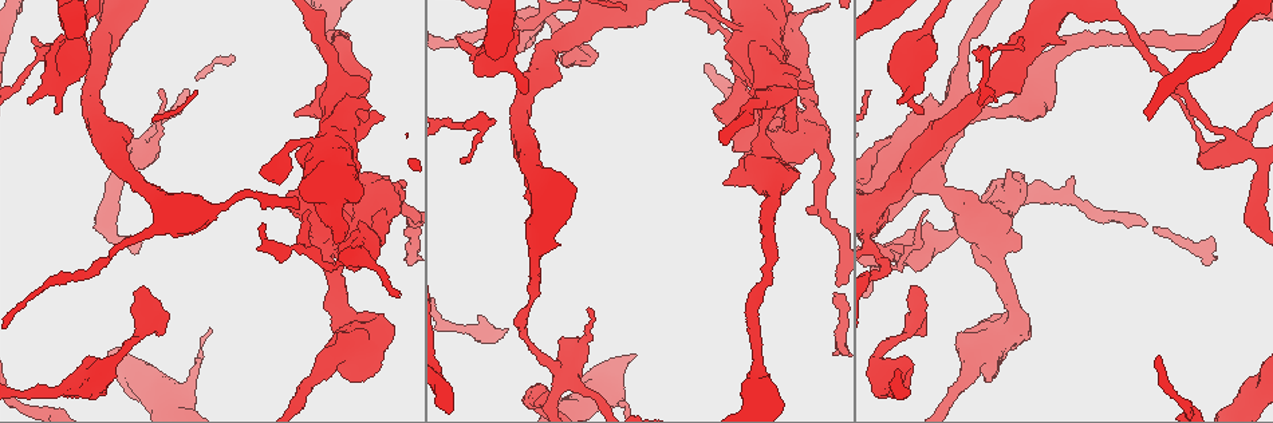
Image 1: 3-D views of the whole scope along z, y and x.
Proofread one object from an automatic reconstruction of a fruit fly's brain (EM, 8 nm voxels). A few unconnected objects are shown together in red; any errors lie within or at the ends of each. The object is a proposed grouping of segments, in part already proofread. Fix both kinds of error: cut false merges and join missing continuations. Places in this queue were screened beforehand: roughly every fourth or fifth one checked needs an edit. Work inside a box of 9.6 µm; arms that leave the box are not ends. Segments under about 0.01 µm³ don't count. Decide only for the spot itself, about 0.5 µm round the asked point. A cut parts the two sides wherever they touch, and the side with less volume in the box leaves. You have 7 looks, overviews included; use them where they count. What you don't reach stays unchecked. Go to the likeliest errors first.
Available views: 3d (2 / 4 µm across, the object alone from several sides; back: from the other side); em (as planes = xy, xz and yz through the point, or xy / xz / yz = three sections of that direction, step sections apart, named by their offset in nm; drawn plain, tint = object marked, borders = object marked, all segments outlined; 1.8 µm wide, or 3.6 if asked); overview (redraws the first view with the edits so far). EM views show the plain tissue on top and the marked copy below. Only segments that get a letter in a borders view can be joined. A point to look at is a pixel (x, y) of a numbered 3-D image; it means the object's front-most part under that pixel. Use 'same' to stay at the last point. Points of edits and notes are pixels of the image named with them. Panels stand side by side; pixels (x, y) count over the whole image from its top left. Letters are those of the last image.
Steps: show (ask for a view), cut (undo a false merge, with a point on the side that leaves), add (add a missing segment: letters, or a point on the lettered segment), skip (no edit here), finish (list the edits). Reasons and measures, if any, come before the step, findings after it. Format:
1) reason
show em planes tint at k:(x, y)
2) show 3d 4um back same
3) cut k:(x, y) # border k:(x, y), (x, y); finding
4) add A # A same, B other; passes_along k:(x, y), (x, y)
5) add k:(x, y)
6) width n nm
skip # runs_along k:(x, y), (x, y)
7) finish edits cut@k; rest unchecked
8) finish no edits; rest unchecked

free end
show 3d 2um at 1:(567, 53)

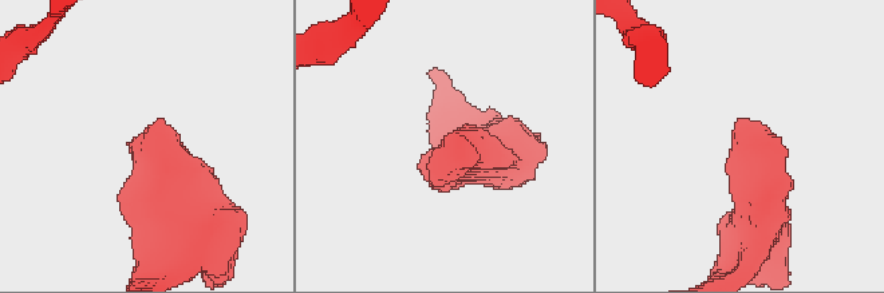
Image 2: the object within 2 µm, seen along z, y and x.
show em planes borders at 2:(162, 120)

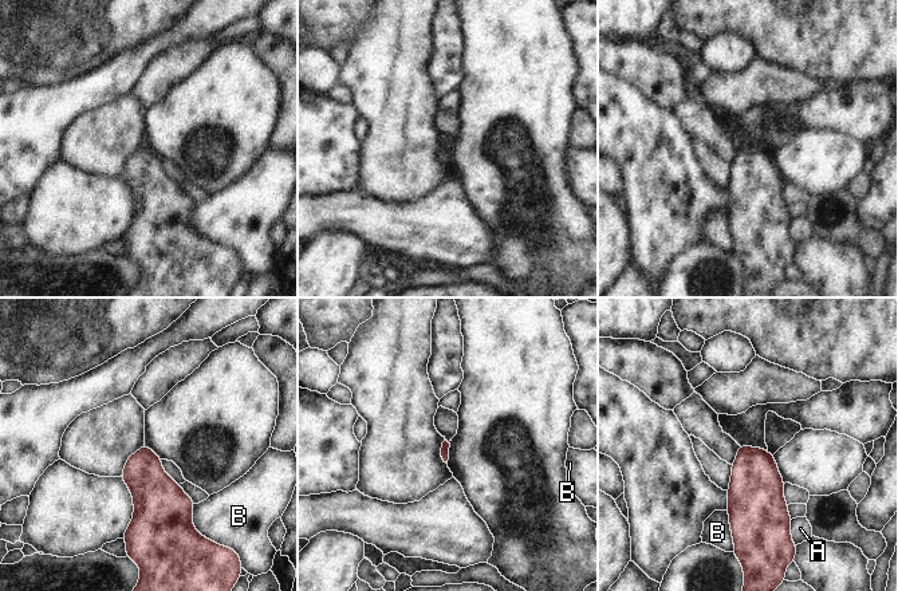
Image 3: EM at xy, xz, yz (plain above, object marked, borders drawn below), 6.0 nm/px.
skip # A other, B other; no lettered segment goes on from it

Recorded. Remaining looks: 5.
free end
show 3d 4um at 1:(1155, 228)

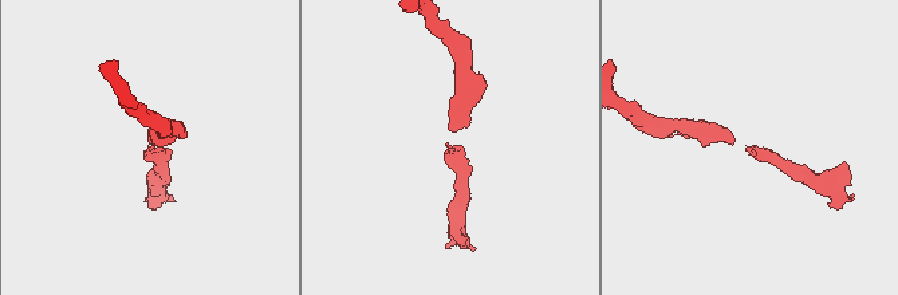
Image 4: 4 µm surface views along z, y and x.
show em planes borders at 4:(148, 151)

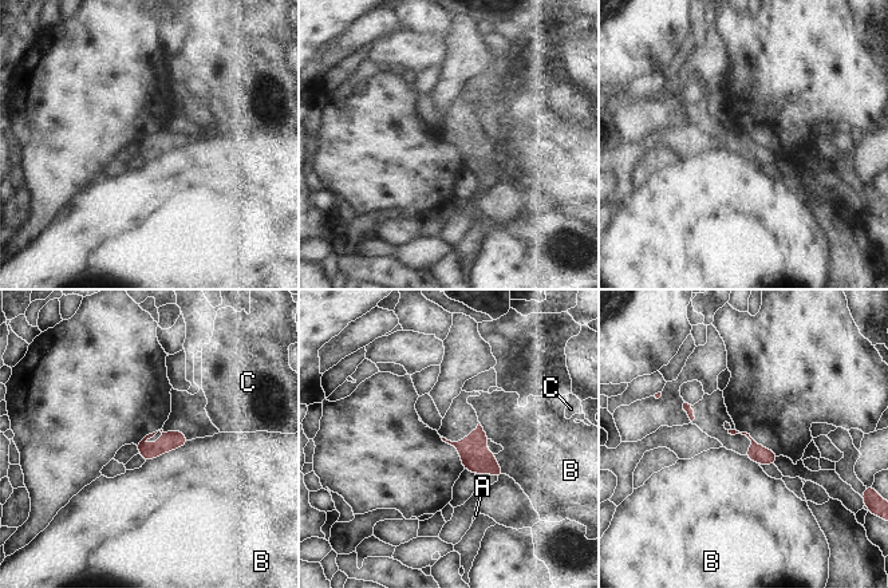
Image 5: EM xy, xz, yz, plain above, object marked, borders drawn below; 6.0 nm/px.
skip # A other, B other, C other; border 5:(189, 441), (145, 462); none of them fits

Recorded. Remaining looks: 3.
closes a loop
show 3d 4um at 1:(372, 204)

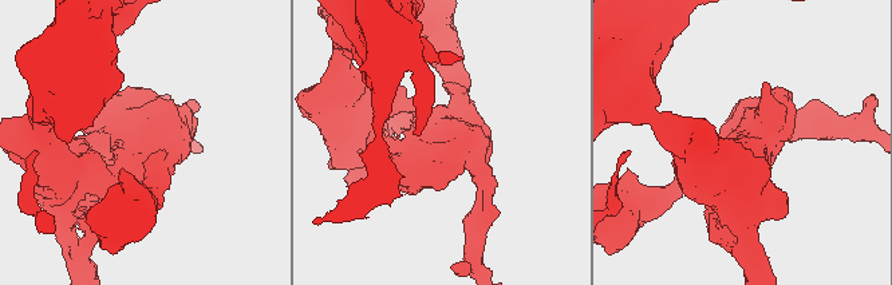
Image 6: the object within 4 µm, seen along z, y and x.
need the tissue
show em 3.6um xz step 4 tint at 6:(440, 147)

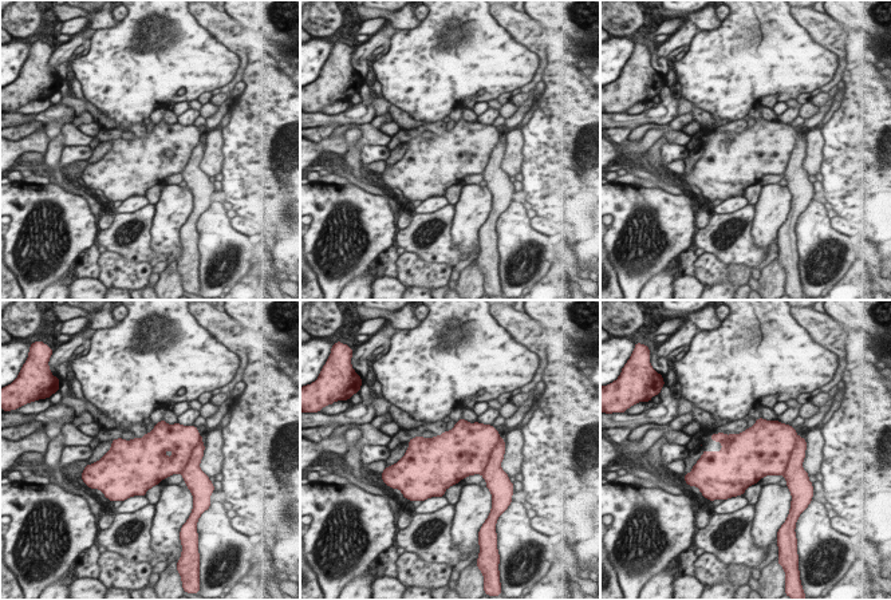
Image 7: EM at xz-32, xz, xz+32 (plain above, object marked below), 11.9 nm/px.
show em 3.6um planes borders same

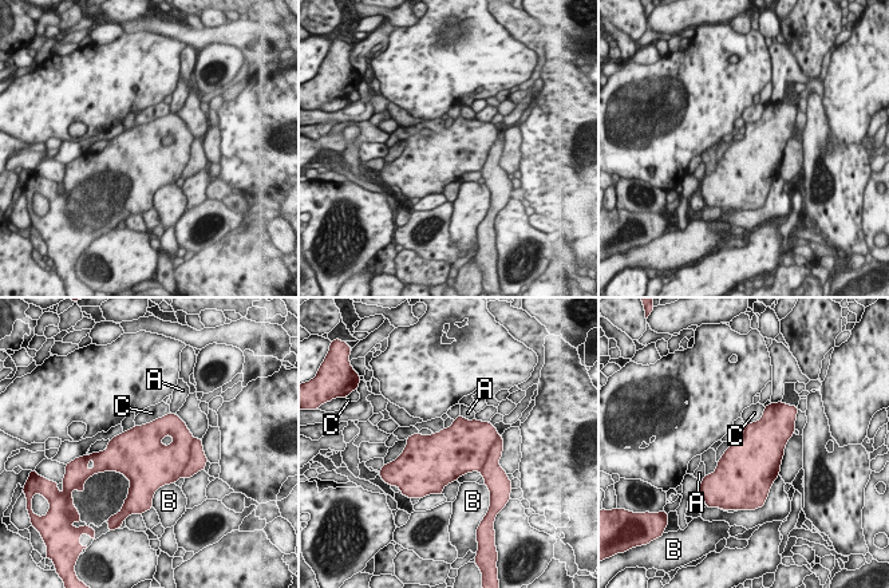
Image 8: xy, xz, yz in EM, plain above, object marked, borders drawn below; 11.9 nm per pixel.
cut 8:(197, 462) # A other, B other, C other; border 8:(194, 439), (190, 458), (180, 476); a second cell is stuck on

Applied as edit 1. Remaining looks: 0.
finish edits cut@8; rest unchecked

